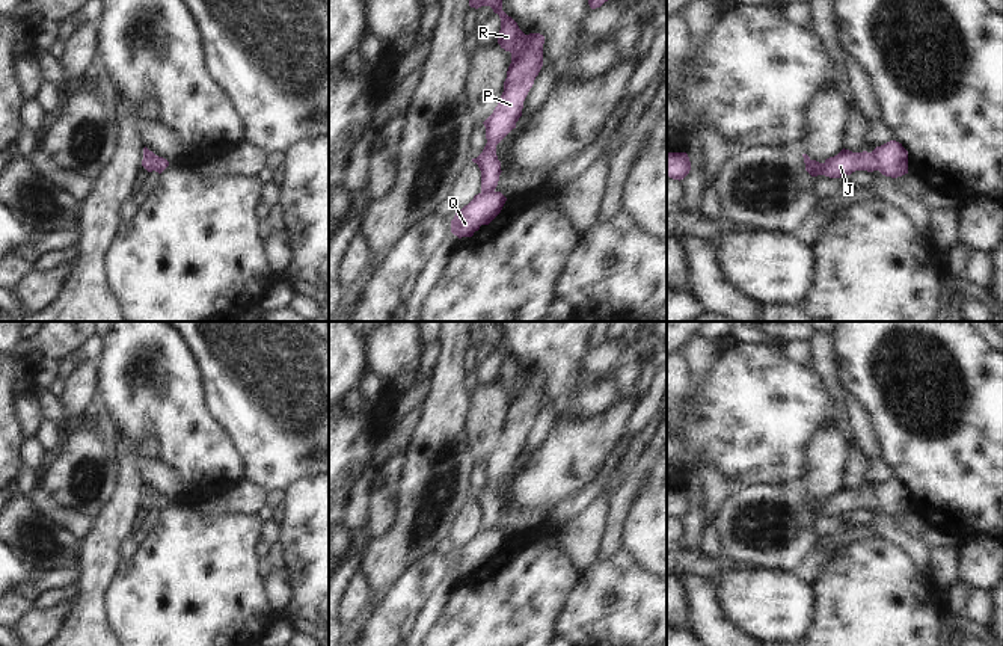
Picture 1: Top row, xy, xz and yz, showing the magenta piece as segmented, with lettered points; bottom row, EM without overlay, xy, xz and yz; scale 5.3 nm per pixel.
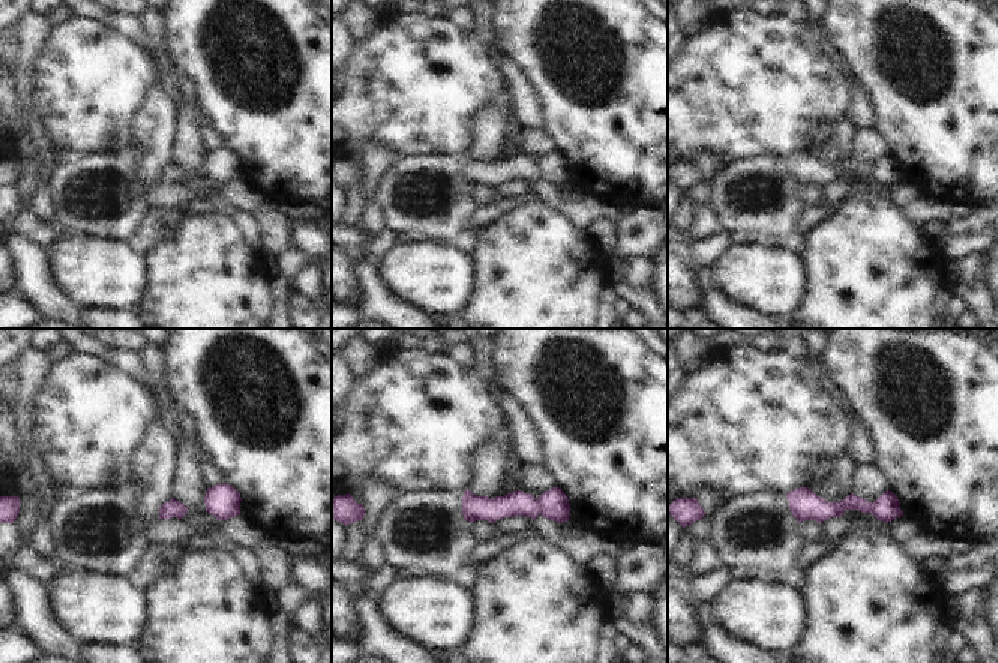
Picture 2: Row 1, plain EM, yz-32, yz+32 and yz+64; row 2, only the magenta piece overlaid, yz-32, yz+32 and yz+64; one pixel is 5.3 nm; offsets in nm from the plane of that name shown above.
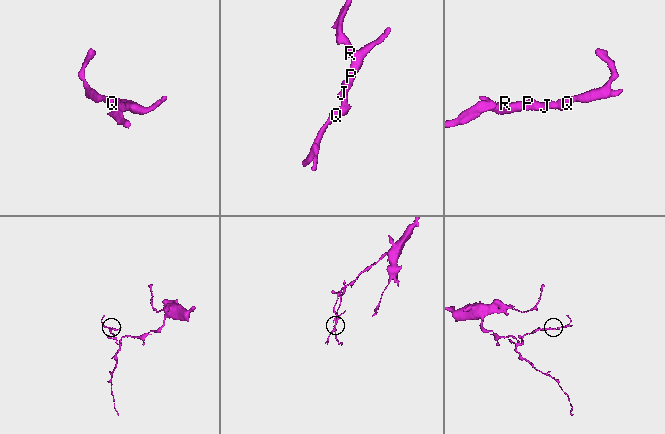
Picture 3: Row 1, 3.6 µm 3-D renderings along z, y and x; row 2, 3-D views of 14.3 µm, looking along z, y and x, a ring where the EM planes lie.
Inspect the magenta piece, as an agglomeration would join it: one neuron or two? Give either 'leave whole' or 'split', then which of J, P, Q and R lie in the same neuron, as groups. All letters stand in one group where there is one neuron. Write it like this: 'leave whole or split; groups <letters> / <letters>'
leave whole; groups J P Q R

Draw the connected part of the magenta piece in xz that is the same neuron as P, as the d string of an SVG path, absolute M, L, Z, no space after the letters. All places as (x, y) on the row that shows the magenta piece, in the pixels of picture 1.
M469 0L471 8L490 6L501 18L498 44L511 53L511 63L504 82L504 92L493 113L483 122L487 143L483 152L472 158L481 171L481 192L455 213L451 220L451 232L472 237L481 225L489 225L502 210L507 198L496 192L501 175L501 162L496 145L513 130L522 116L523 101L543 66L544 36L525 35L517 23L502 11L502 0Z

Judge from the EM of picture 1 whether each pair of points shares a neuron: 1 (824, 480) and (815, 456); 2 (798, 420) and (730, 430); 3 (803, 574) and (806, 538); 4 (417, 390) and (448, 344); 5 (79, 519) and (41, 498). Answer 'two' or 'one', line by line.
1: one
2: one
3: two
4: two
5: one

